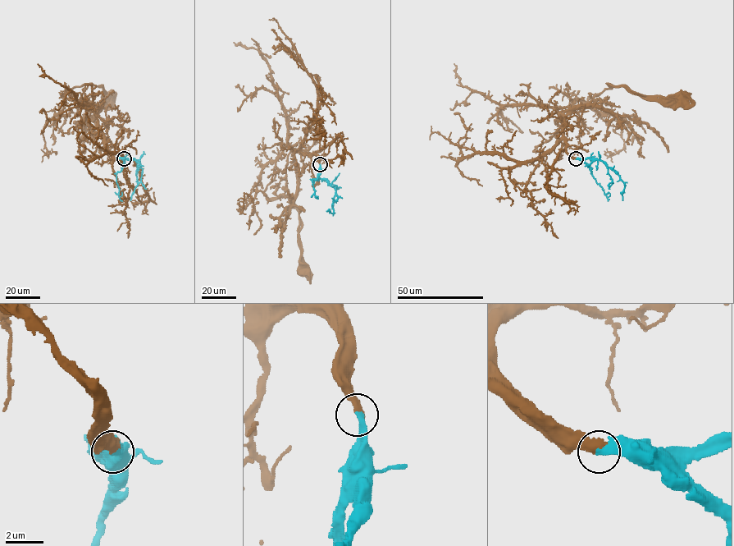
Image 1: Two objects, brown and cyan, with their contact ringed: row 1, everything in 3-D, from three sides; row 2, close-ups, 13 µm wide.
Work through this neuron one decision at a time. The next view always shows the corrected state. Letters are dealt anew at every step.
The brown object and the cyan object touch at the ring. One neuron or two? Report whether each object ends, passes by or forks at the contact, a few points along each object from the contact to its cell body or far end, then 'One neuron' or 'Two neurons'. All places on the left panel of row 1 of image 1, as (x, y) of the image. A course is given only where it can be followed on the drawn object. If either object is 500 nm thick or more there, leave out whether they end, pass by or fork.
At the ring brown ends. At the ring cyan ends. Course of brown: (123, 158), (98, 127), (98, 116), (92, 108), (79, 105), (67, 90), (85, 84), (102, 86), (105, 101). Course of cyan: (123, 158), (139, 161), (138, 184), (130, 200). One neuron

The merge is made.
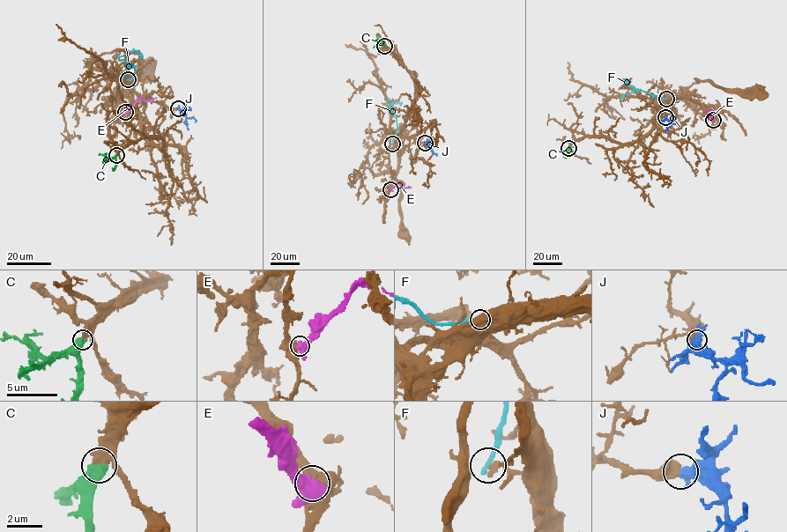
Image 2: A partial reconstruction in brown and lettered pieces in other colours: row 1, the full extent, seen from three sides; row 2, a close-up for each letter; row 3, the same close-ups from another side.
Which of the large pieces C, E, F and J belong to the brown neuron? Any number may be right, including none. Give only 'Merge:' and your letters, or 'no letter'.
Merge: C, J

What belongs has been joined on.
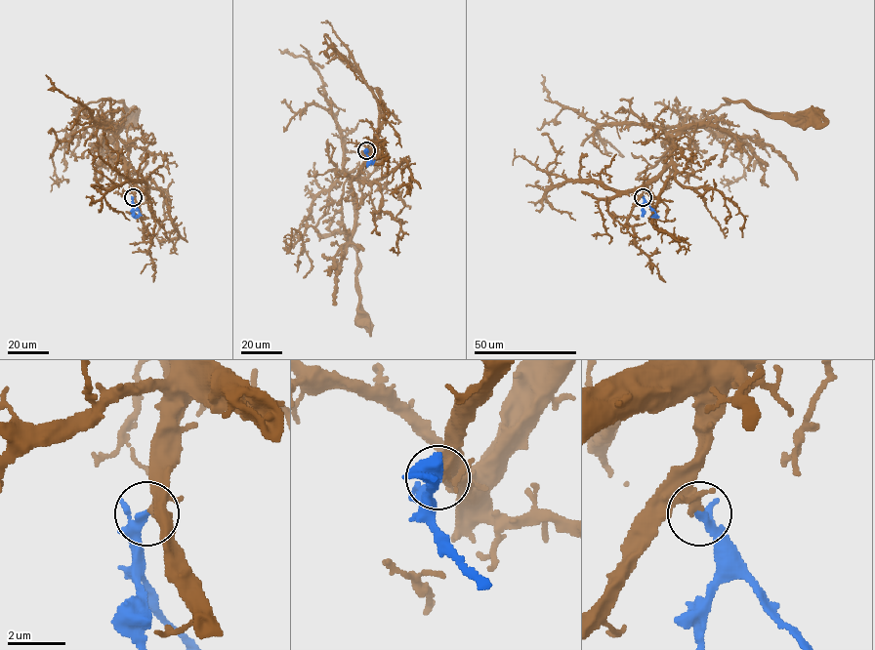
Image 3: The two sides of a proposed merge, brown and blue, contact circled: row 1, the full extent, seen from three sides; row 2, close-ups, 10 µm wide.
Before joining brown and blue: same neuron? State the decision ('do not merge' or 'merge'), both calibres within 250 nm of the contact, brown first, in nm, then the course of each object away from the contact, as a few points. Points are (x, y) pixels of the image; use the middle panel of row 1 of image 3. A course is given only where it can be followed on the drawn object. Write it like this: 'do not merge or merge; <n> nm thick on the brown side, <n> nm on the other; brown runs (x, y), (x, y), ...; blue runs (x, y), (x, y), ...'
merge; 200 nm thick on the brown side, 240 nm on the other; brown runs (367, 150), (355, 179), (340, 175), (314, 228), (343, 233), (355, 249), (359, 320); blue runs (366, 150), (372, 163), (367, 167)

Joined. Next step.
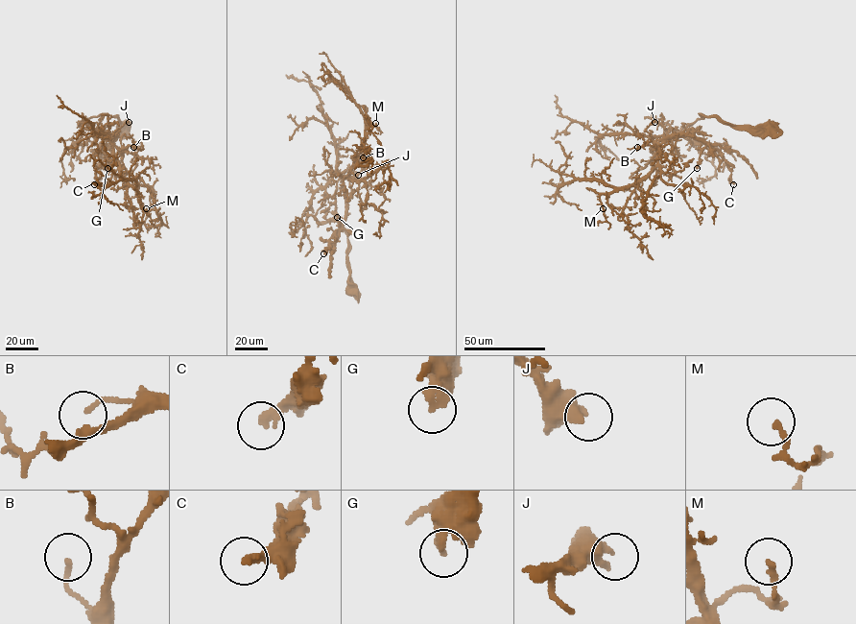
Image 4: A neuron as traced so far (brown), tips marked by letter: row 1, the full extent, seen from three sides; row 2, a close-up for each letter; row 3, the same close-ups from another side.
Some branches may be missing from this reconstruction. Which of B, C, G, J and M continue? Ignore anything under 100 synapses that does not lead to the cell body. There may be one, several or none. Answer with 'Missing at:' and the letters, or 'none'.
Missing at: none

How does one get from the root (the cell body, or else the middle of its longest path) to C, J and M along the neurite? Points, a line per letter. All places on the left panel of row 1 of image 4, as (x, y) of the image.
C: (120, 131), (118, 116), (101, 114), (84, 120), (96, 134), (111, 142), (116, 135), (100, 152), (94, 184)
J: (120, 131), (118, 116), (101, 114), (84, 120), (96, 134), (110, 139), (129, 122)
M: (120, 131), (118, 116), (101, 114), (84, 120), (96, 134), (107, 138), (120, 173), (146, 208)

